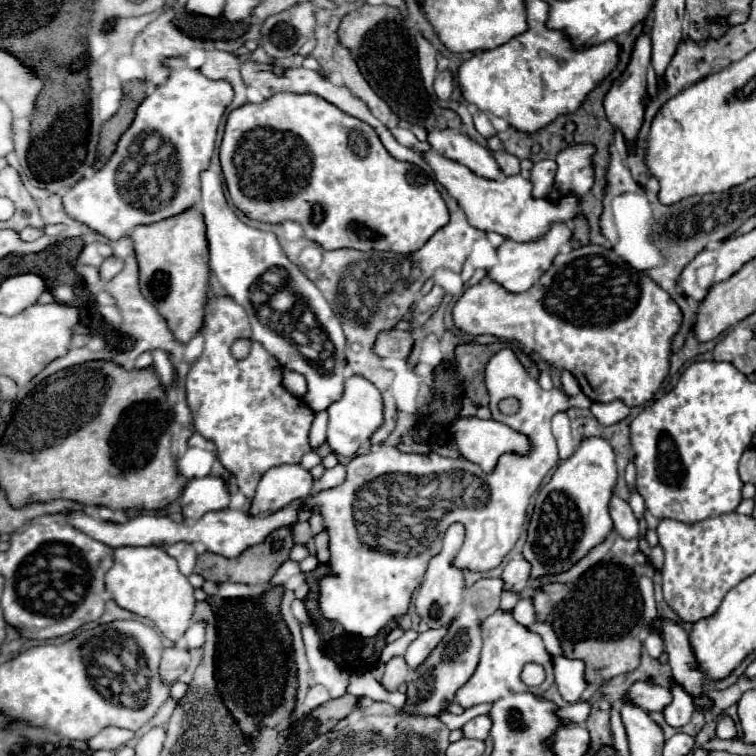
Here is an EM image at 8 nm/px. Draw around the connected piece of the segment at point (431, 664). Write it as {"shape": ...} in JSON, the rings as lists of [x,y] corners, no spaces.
{"shape":[[[482,578],[474,582],[470,588],[466,588],[464,602],[460,614],[454,618],[454,622],[448,626],[446,636],[442,642],[434,648],[434,652],[428,656],[428,660],[412,674],[408,682],[408,704],[404,712],[410,714],[422,714],[422,716],[436,716],[444,710],[448,702],[454,700],[454,694],[468,678],[474,674],[480,658],[482,648],[482,636],[480,636],[480,624],[484,618],[494,614],[500,604],[502,594],[502,582],[500,578]]]}

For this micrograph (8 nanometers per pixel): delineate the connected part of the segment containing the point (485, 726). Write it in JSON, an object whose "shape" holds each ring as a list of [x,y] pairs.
{"shape":[[[478,716],[478,718],[470,720],[470,722],[462,728],[462,732],[464,732],[464,738],[486,740],[490,728],[492,728],[492,722],[488,722],[488,716]]]}

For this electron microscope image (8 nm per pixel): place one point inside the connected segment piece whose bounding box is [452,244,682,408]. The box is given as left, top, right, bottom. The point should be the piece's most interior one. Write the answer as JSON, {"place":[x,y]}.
{"place":[591,314]}

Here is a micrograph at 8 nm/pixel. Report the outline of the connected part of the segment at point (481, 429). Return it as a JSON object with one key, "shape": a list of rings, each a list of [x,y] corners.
{"shape":[[[478,416],[456,418],[450,424],[450,438],[452,438],[452,444],[458,448],[460,456],[468,462],[478,464],[484,472],[488,472],[488,470],[492,470],[492,466],[496,466],[500,454],[504,454],[508,450],[516,450],[518,454],[524,454],[524,450],[528,450],[528,438],[524,438],[524,434],[516,434],[516,430],[504,426],[502,422],[482,420]]]}

